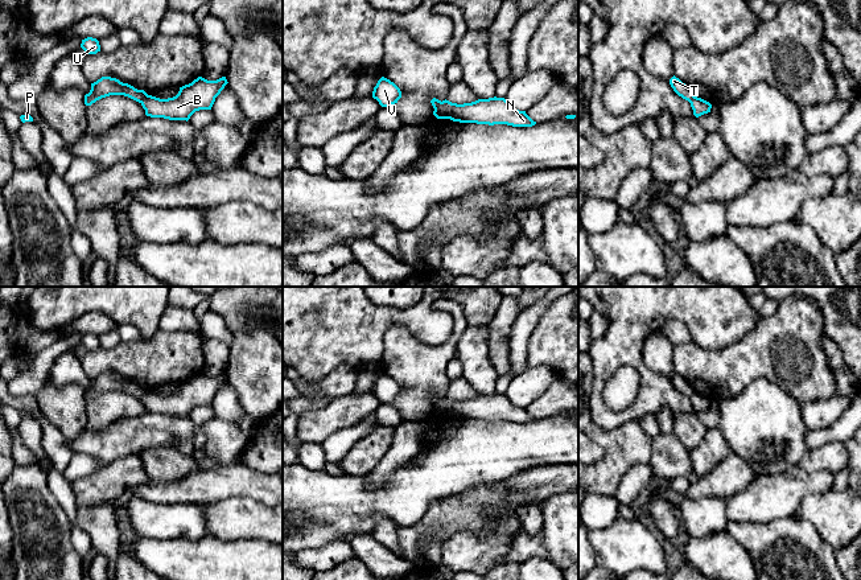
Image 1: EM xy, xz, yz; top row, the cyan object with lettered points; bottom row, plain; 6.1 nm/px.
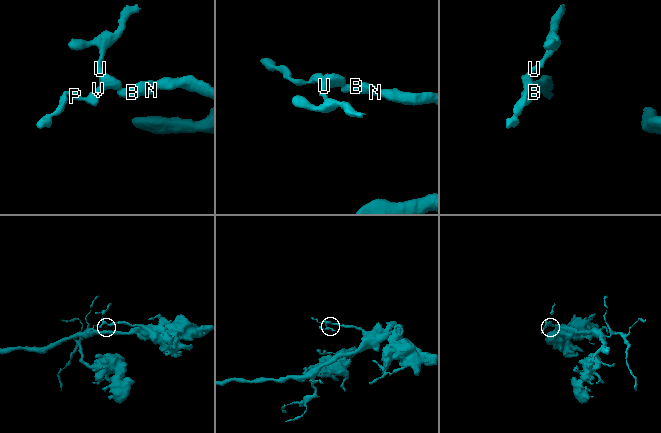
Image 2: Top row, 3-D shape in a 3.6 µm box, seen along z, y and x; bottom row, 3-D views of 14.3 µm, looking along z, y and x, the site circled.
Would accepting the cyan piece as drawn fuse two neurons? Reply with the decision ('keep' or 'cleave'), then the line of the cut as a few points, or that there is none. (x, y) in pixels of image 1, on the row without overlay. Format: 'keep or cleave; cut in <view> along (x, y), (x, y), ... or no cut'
cleave; cut in xy along (148, 391), (140, 398)

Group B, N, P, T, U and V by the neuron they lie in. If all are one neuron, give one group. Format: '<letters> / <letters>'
B N / P T U V

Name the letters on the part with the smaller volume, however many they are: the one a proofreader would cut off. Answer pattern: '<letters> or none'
P, T, U, V

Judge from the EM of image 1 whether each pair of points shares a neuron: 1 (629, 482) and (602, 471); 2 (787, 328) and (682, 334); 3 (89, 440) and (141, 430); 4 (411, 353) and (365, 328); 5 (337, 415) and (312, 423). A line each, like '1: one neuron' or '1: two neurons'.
1: two neurons
2: two neurons
3: one neuron
4: two neurons
5: one neuron

